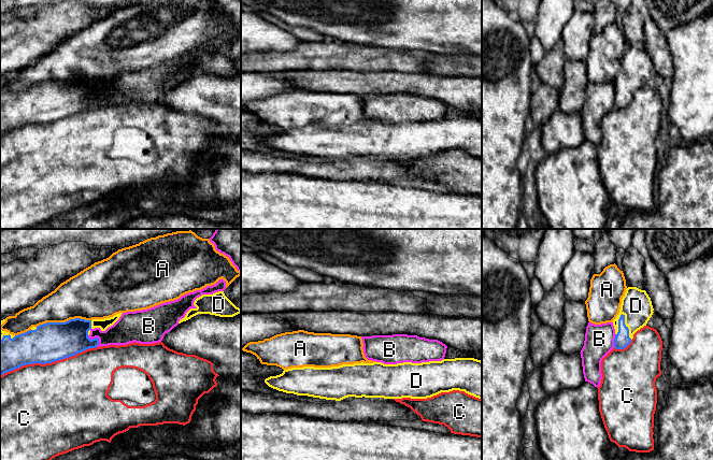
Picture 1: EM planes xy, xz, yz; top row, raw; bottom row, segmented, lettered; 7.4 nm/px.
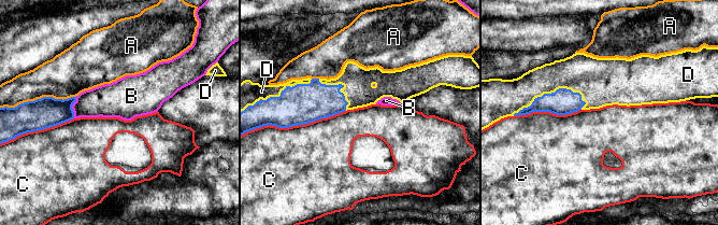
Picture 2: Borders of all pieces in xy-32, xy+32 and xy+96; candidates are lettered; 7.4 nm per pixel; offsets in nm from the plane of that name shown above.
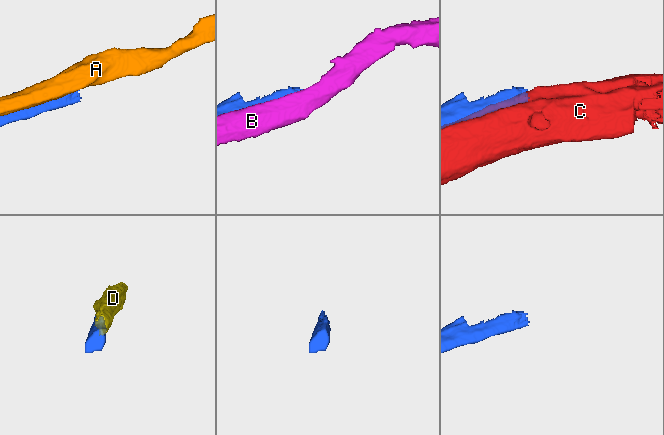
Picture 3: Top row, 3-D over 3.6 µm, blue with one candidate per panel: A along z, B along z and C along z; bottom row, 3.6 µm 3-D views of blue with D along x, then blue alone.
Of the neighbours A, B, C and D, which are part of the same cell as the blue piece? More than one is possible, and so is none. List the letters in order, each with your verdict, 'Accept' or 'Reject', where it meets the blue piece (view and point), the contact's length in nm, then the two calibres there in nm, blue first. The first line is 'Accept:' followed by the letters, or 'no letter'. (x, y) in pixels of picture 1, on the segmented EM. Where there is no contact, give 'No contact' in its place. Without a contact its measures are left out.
Accept: D
A: Reject. Touches blue at xy (63, 322). Shared border 420 nm. Thickness 300 nm (blue) against 340 nm
B: Reject. Touches blue at xy (96, 338). Shared border 120 nm. Thickness 260 nm (blue) against 200 nm
C: Reject. Touches blue at xy (47, 362). Shared border 750 nm. Thickness 300 nm (blue) against 480 nm
D: Accept. Touches blue at yz (625, 326). Shared border 220 nm. Thickness 120 nm (blue) against 220 nm

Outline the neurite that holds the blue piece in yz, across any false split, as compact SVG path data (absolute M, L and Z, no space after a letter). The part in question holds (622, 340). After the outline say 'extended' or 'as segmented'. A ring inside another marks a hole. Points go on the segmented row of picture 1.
M628 287L622 299L619 313L613 320L614 348L626 348L631 343L633 334L646 326L653 311L651 298L645 290Z; extended

